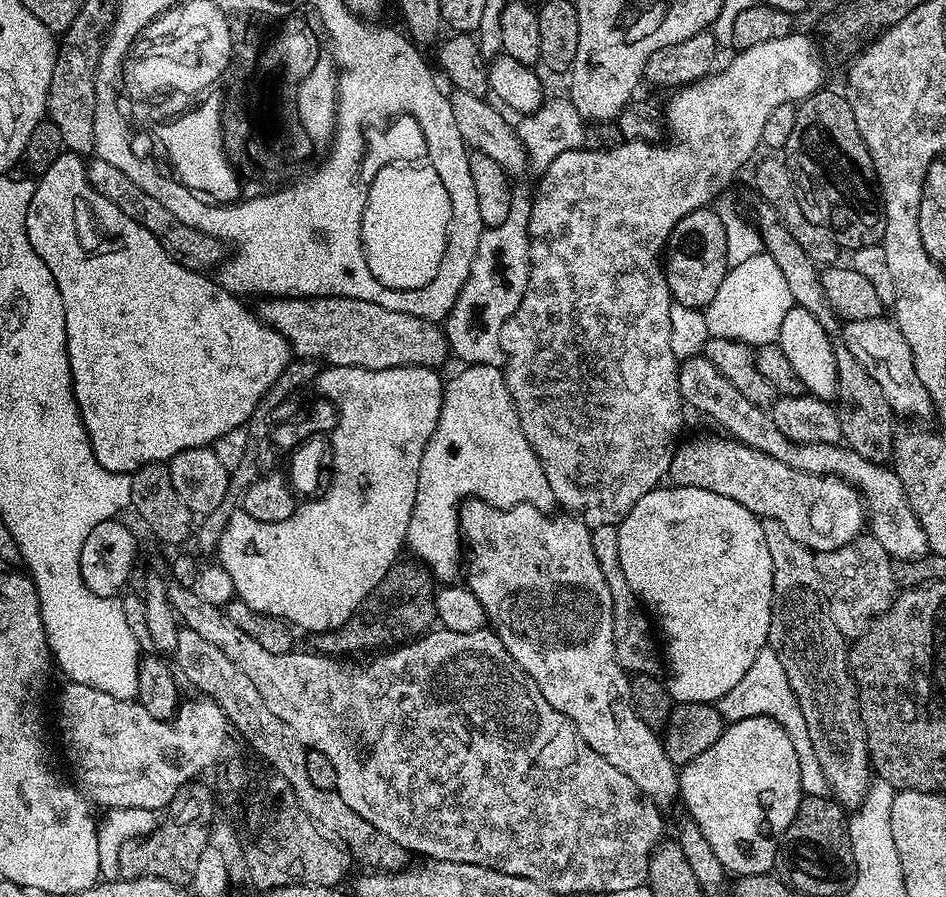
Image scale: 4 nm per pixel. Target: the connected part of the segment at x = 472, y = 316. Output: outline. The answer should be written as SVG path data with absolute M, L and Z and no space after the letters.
M517 187L510 202L510 215L502 226L485 228L480 233L478 250L470 266L470 274L454 302L451 314L443 321L450 352L464 364L485 364L488 370L503 365L504 351L500 345L502 326L518 310L522 294L528 289L530 274L530 242L526 225L530 207L530 192Z

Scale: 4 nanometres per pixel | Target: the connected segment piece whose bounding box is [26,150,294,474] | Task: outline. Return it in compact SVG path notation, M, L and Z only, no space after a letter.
M67 150L61 152L54 166L38 176L36 189L26 210L26 234L38 258L46 262L58 286L58 294L62 294L62 310L66 314L66 350L72 371L74 398L88 441L94 450L94 458L106 470L131 474L147 464L162 464L173 460L182 450L215 445L222 434L230 434L230 430L247 425L248 419L254 414L254 406L258 406L266 390L270 390L270 386L278 382L278 374L288 371L294 353L286 338L264 323L253 309L251 312L240 301L243 299L239 295L227 292L213 277L211 280L211 275L195 272L174 262L174 258L166 254L158 238L154 238L154 234L146 230L146 226L138 226L134 218L126 218L126 214L122 214L122 210L114 206L114 202L102 198L102 194L98 194L98 190L90 186L85 161L76 153Z

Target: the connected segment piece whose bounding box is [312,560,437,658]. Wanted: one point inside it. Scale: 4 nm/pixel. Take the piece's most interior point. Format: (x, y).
(402, 606)

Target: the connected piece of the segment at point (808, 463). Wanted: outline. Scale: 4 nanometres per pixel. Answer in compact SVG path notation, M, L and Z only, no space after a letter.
M702 354L683 361L679 369L680 396L691 411L693 408L694 411L709 416L718 427L725 428L720 430L731 439L754 450L762 450L762 454L770 454L770 458L778 458L778 462L786 462L786 466L815 476L839 476L847 484L854 485L864 498L866 516L870 521L870 535L882 542L882 550L886 550L893 561L919 560L921 556L929 555L926 534L906 498L906 490L902 490L898 474L891 467L870 462L854 449L839 443L796 444L778 430L772 421L771 411L754 406L754 402L742 395L725 375L718 374L718 370Z

